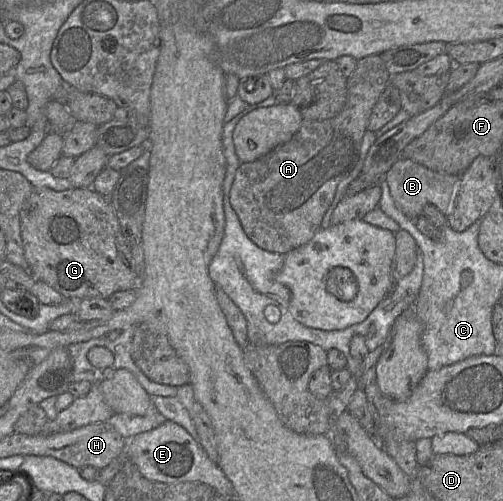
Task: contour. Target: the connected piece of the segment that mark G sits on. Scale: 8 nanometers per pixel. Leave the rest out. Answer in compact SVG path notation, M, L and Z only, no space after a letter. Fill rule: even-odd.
M34 188L21 212L21 237L28 272L35 281L42 281L66 298L103 298L118 291L135 290L140 278L131 269L132 246L120 227L116 213L108 197L92 188L72 188L54 191L49 188Z

